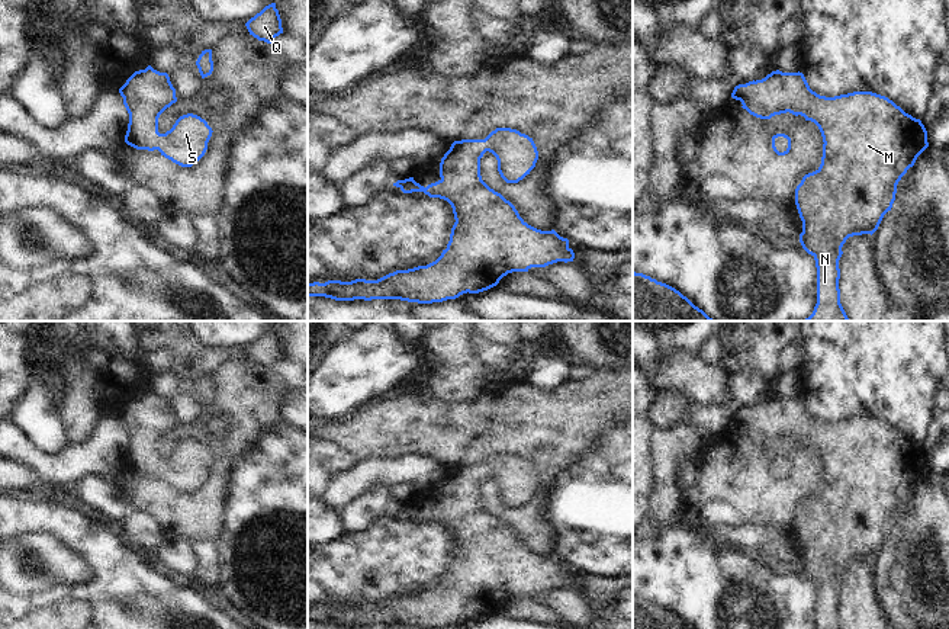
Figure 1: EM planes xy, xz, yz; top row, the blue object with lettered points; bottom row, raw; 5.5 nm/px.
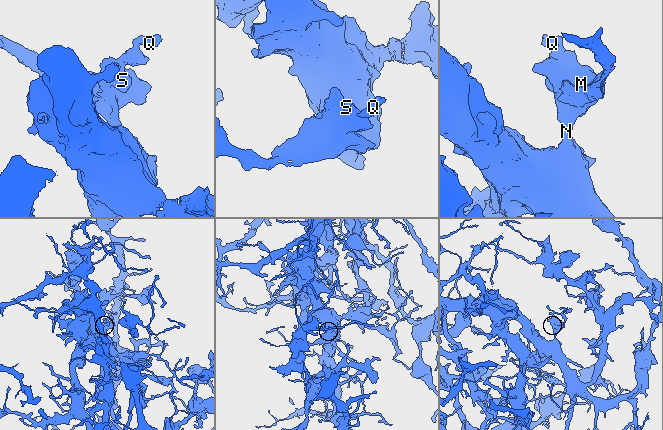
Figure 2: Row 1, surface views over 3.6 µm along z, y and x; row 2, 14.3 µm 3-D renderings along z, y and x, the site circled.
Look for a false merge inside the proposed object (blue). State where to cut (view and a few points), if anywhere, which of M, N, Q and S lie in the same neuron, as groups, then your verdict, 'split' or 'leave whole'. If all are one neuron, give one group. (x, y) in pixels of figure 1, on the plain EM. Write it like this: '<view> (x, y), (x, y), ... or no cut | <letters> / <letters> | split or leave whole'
no cut | M N Q S | leave whole

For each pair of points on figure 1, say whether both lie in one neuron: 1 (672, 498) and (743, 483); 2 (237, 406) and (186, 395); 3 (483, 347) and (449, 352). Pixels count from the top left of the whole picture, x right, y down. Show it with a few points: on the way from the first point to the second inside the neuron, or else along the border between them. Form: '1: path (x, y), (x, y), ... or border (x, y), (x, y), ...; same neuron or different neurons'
1: border (681, 493), (682, 501); different neurons
2: border (202, 404), (202, 408), (190, 421), (177, 426); different neurons
3: border (467, 336), (475, 355), (486, 371); different neurons

